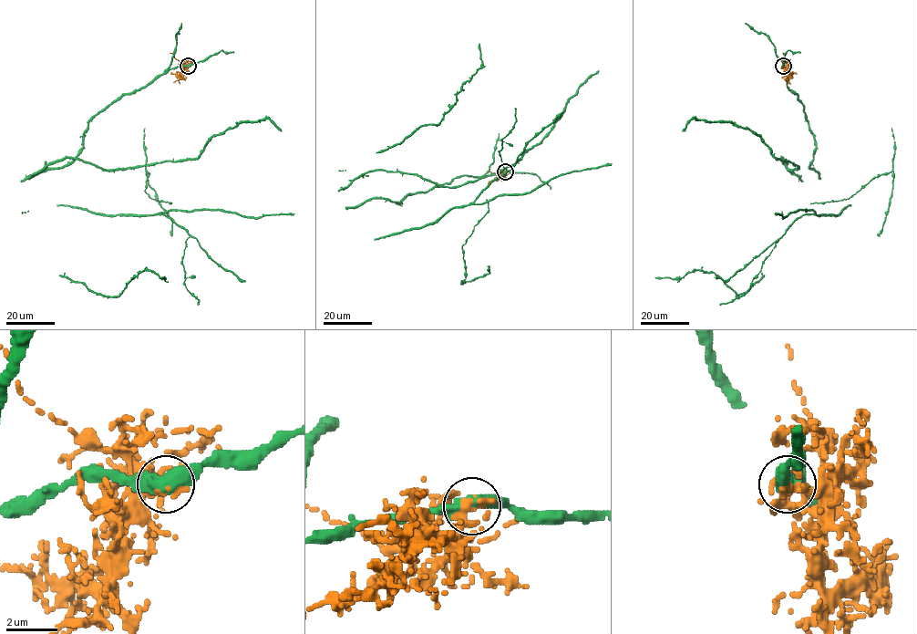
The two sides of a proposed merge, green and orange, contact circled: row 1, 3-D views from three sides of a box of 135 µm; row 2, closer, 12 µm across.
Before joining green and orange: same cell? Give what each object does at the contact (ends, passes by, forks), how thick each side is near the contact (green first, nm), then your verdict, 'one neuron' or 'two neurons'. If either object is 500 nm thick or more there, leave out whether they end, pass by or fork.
550/500 nm | two neurons

